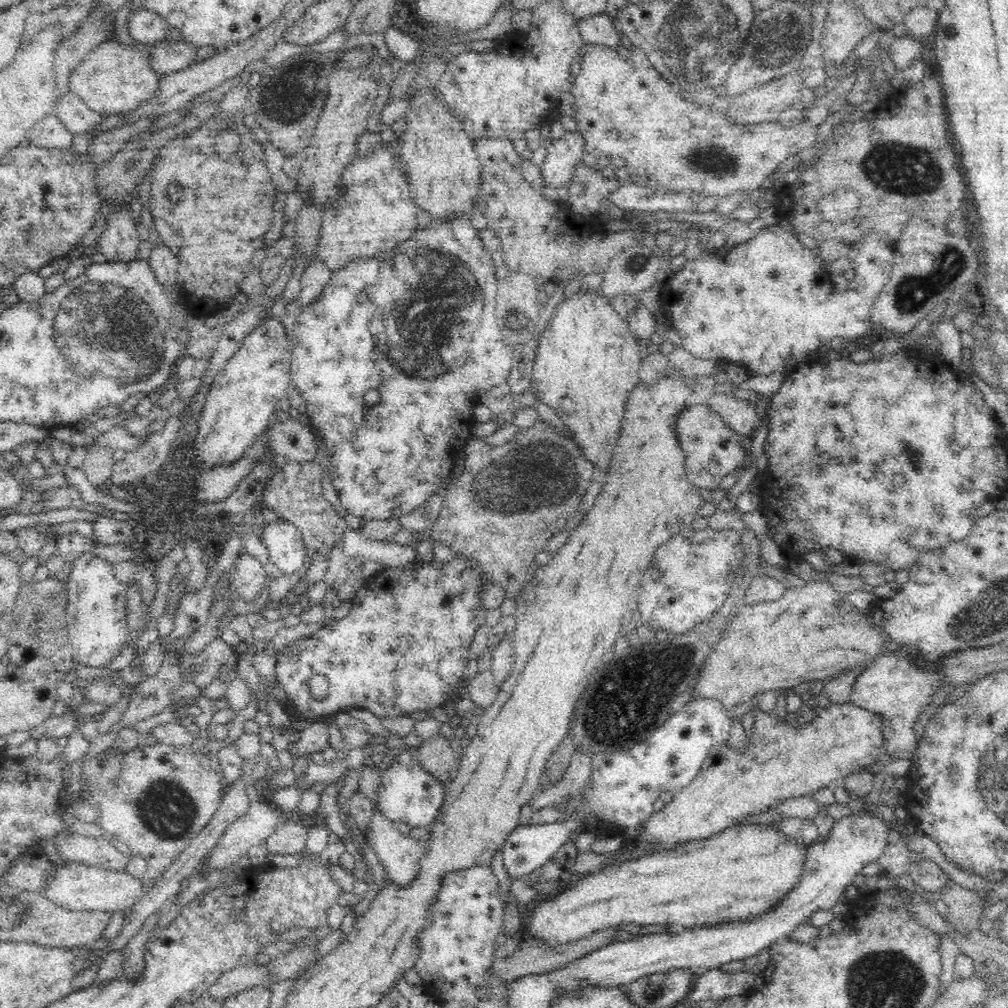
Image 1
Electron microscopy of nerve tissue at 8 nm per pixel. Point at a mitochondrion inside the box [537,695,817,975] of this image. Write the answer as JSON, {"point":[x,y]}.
{"point":[608,728]}

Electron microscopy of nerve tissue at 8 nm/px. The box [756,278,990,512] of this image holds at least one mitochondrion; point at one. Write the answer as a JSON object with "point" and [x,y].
{"point":[912,453]}

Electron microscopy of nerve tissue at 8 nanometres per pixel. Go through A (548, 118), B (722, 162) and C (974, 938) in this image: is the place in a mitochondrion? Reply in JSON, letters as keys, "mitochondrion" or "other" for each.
{"A":"other","B":"mitochondrion","C":"other"}

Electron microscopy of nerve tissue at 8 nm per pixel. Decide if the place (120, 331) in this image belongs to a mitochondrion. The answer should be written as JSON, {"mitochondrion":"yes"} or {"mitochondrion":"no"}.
{"mitochondrion":"yes"}

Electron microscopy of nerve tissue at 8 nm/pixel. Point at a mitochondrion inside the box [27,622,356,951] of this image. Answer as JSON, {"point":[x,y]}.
{"point":[167,810]}

